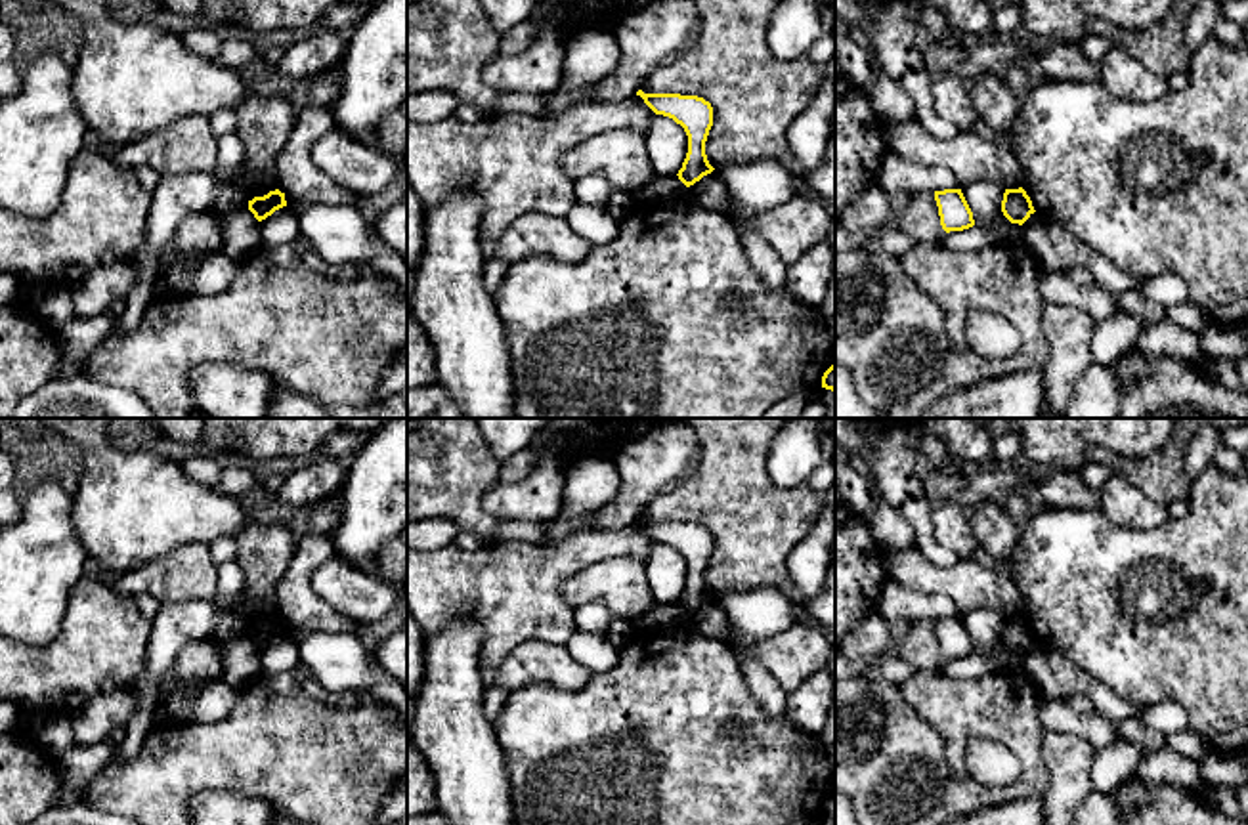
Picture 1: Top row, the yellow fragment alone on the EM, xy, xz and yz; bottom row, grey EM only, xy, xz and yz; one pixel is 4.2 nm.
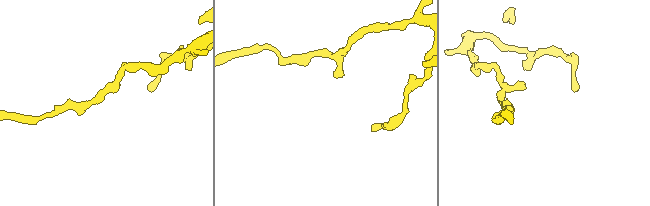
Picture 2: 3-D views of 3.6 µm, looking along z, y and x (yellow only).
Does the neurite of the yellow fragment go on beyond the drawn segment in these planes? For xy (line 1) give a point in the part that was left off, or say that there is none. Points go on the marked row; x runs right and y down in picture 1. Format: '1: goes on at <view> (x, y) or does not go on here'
1: does not go on here

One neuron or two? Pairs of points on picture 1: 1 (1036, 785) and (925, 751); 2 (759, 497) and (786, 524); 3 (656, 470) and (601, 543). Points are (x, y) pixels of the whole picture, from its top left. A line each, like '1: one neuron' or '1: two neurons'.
1: two neurons
2: one neuron
3: two neurons

